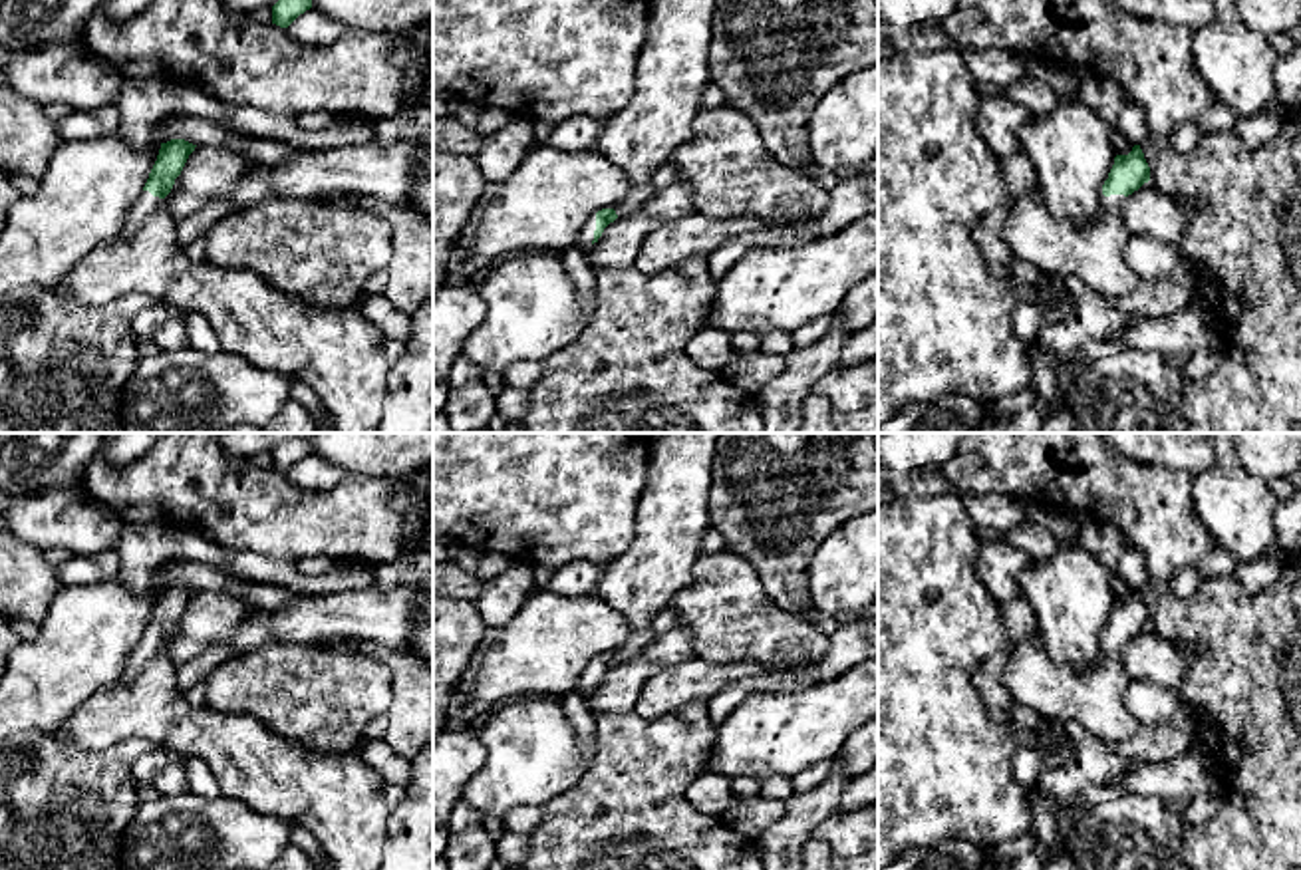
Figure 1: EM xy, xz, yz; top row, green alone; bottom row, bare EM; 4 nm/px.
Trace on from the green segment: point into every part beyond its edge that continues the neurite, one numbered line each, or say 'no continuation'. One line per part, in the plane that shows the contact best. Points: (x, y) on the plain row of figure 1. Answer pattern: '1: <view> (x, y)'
1: xz (584, 682)

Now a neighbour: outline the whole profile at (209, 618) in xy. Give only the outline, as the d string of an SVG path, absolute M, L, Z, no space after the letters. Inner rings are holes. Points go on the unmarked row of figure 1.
M197 590L163 653L179 667L209 646L228 642L258 612L236 592Z

